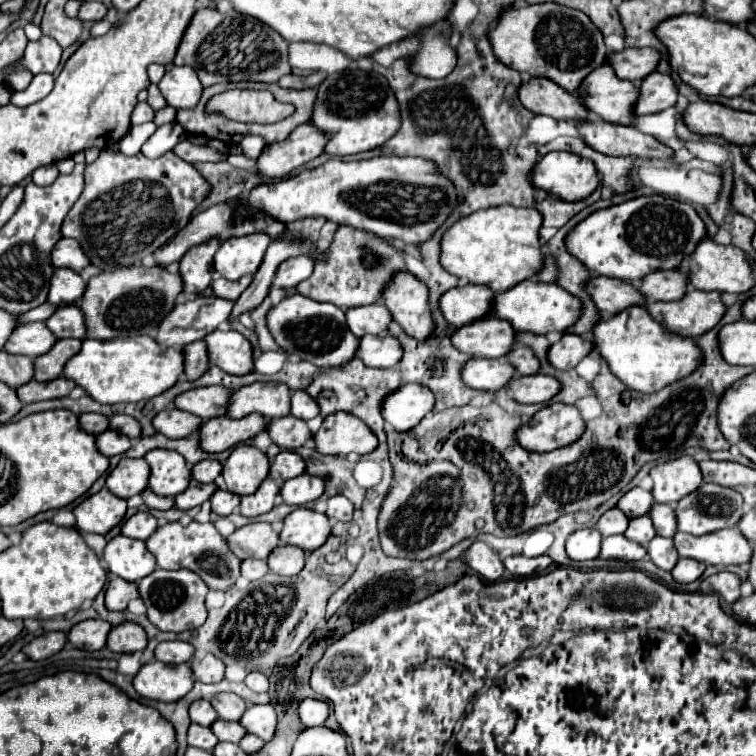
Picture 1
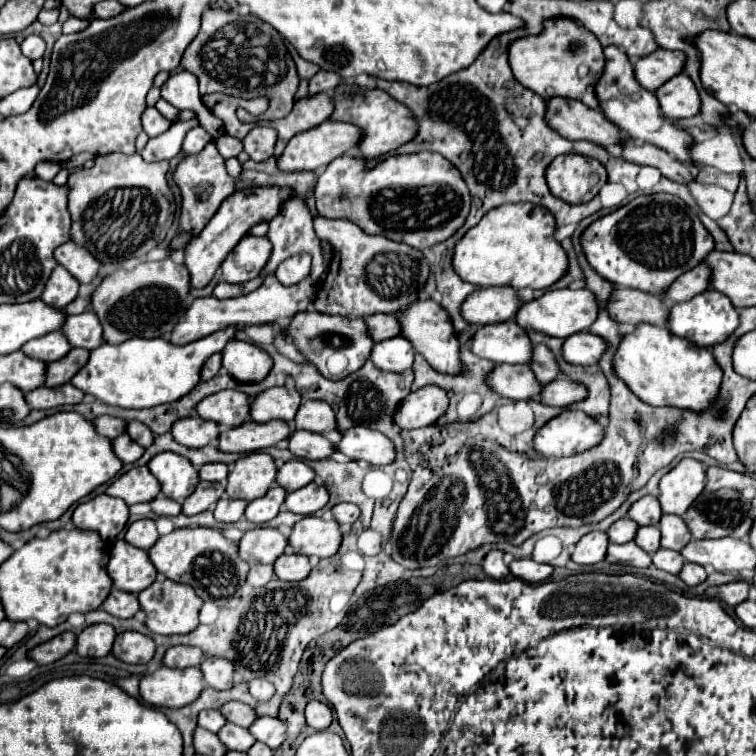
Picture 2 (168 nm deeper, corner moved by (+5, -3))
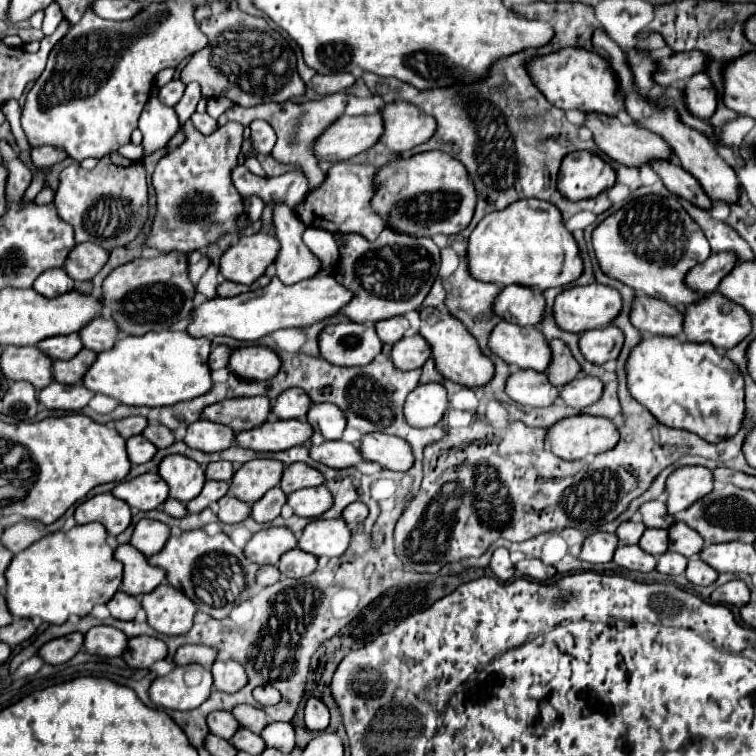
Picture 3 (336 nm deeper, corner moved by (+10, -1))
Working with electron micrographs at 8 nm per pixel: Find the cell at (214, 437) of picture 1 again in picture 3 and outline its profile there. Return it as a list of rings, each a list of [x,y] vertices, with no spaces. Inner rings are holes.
[[[268,420],[260,428],[252,428],[236,436],[236,444],[256,452],[280,452],[302,446],[312,438],[314,430],[300,420]]]

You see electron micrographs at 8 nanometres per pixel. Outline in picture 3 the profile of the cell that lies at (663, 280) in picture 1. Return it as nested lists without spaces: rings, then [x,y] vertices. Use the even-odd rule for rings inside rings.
[[[720,252],[720,254],[712,254],[706,262],[694,266],[688,276],[686,282],[692,290],[708,294],[714,292],[718,288],[718,284],[722,282],[722,278],[726,274],[732,272],[732,268],[738,264],[738,258],[734,252]]]

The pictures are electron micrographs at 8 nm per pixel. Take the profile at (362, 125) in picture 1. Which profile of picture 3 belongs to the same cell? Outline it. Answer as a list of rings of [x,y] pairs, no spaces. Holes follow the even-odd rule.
[[[392,102],[382,110],[384,136],[380,142],[394,152],[406,152],[428,142],[436,132],[436,120],[410,102]]]

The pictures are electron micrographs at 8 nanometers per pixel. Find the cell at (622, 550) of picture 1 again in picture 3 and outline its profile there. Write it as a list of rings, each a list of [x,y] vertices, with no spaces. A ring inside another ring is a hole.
[[[618,546],[614,562],[622,568],[638,572],[652,572],[656,568],[656,556],[644,552],[640,546]]]

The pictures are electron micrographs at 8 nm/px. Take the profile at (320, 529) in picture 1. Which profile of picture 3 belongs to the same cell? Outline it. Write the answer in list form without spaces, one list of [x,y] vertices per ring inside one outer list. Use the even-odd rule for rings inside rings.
[[[316,518],[306,528],[302,538],[298,540],[298,546],[314,556],[342,556],[350,544],[350,528],[348,524],[338,520],[324,520]]]

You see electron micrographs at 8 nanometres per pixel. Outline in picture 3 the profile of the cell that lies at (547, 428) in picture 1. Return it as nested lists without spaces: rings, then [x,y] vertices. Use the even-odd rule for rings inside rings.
[[[578,414],[556,422],[548,430],[546,440],[550,450],[562,460],[580,460],[612,450],[618,444],[620,434],[608,418]]]

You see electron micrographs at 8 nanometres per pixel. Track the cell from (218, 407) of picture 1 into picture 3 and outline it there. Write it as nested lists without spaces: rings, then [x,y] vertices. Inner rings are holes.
[[[266,396],[222,400],[204,410],[204,418],[228,424],[236,434],[264,424],[272,414],[272,400]]]

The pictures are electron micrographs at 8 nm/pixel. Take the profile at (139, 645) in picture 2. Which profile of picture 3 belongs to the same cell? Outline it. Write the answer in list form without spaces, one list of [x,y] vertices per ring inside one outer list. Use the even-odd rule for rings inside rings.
[[[136,636],[128,640],[128,648],[122,658],[132,668],[150,668],[154,662],[164,660],[166,654],[168,654],[168,648],[162,640],[152,636]]]

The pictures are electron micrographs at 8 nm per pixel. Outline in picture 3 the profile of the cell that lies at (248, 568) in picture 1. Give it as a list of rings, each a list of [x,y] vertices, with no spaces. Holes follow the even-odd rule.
[[[262,566],[256,574],[256,582],[260,586],[272,586],[280,580],[280,570],[276,566]]]

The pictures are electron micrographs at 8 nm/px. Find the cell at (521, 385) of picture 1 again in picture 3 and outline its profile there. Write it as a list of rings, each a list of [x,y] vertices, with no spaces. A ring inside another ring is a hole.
[[[580,376],[572,382],[568,382],[562,390],[560,390],[560,398],[576,408],[576,410],[584,410],[590,404],[596,404],[596,400],[600,400],[604,390],[604,384],[598,378],[592,376]]]

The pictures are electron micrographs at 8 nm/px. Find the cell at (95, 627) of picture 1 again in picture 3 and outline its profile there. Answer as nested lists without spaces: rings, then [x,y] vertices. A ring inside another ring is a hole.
[[[94,626],[92,630],[88,630],[84,640],[86,652],[108,656],[108,658],[122,656],[122,652],[126,650],[126,644],[128,644],[128,636],[110,626]]]

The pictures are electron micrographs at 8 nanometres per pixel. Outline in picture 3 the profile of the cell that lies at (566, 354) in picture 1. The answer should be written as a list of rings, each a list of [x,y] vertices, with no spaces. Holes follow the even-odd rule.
[[[606,326],[600,330],[588,330],[580,338],[580,352],[586,360],[594,364],[604,364],[616,360],[624,346],[624,332],[616,326]]]

